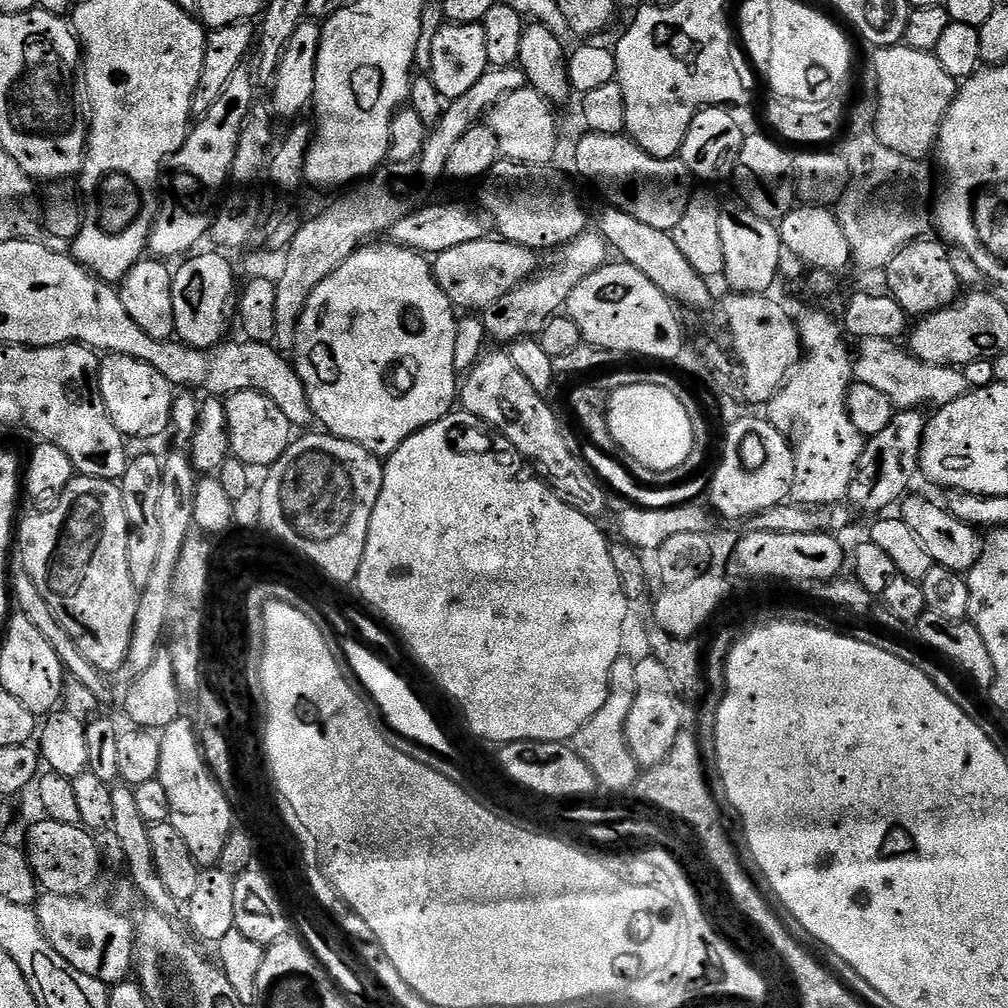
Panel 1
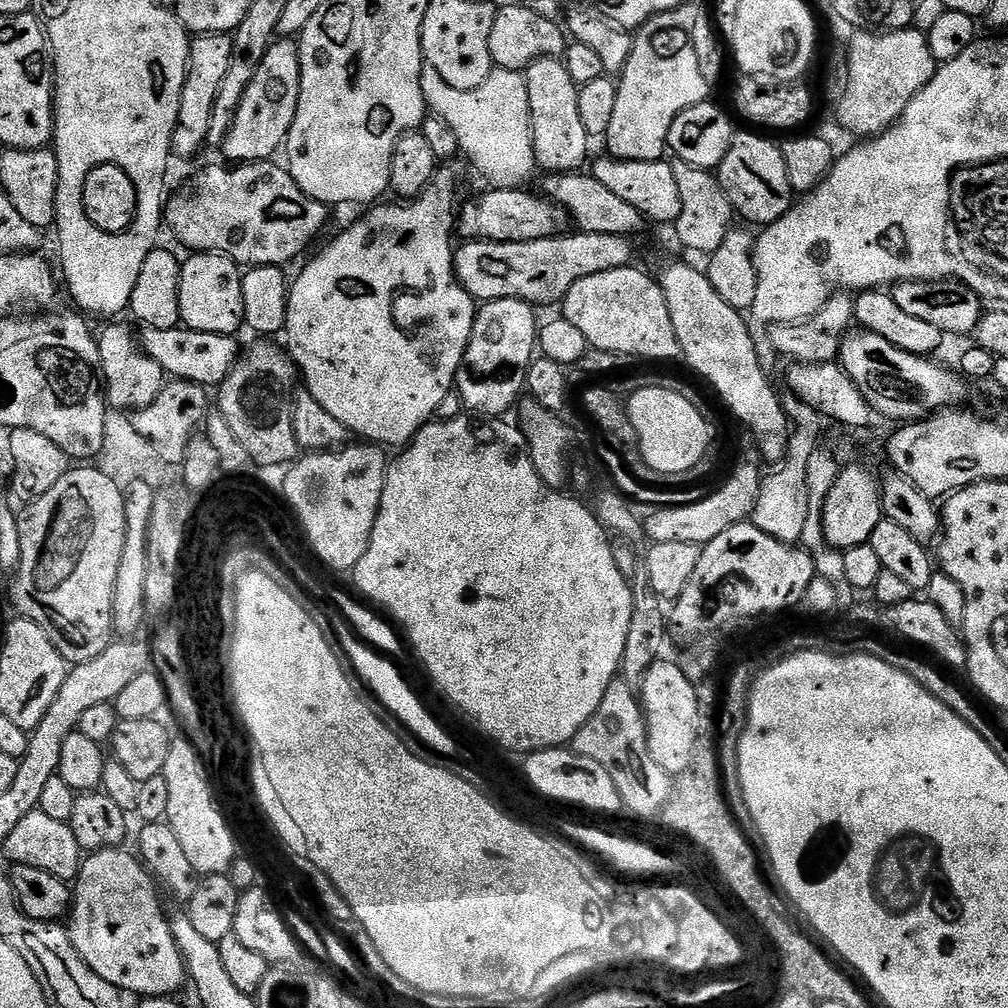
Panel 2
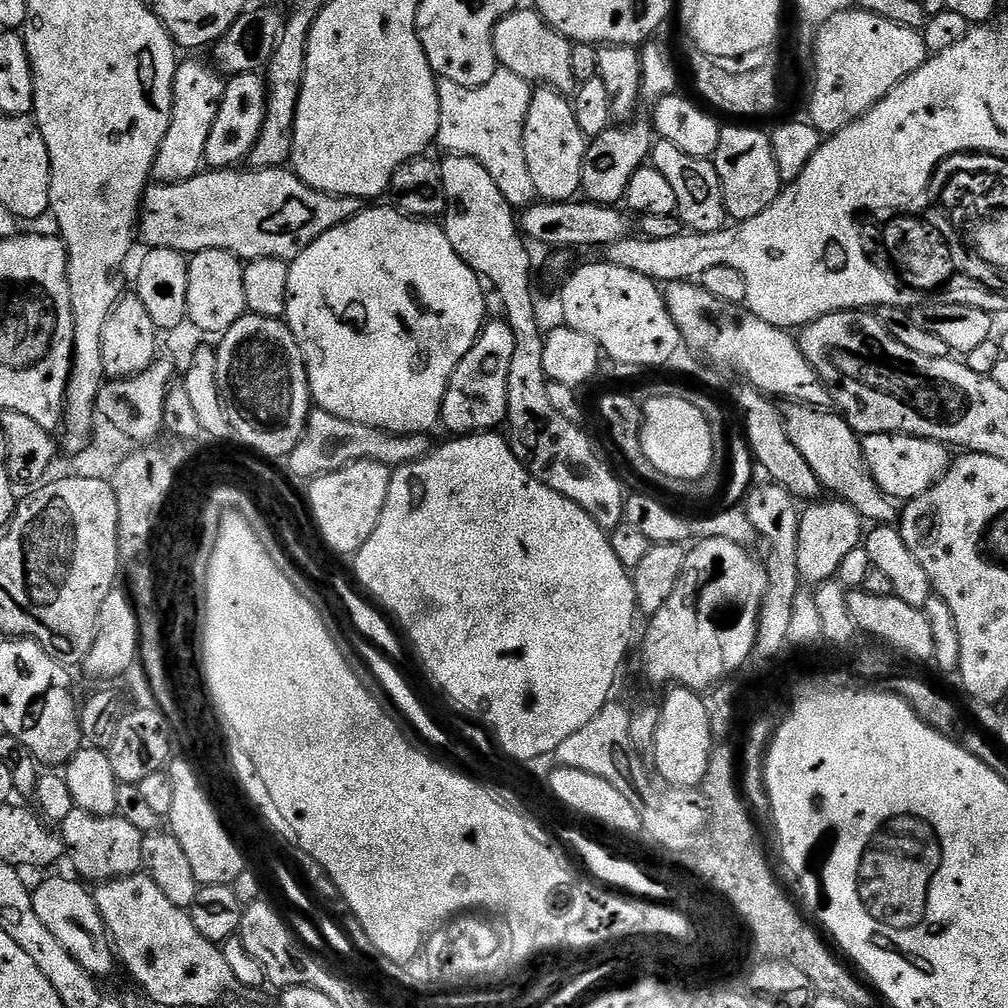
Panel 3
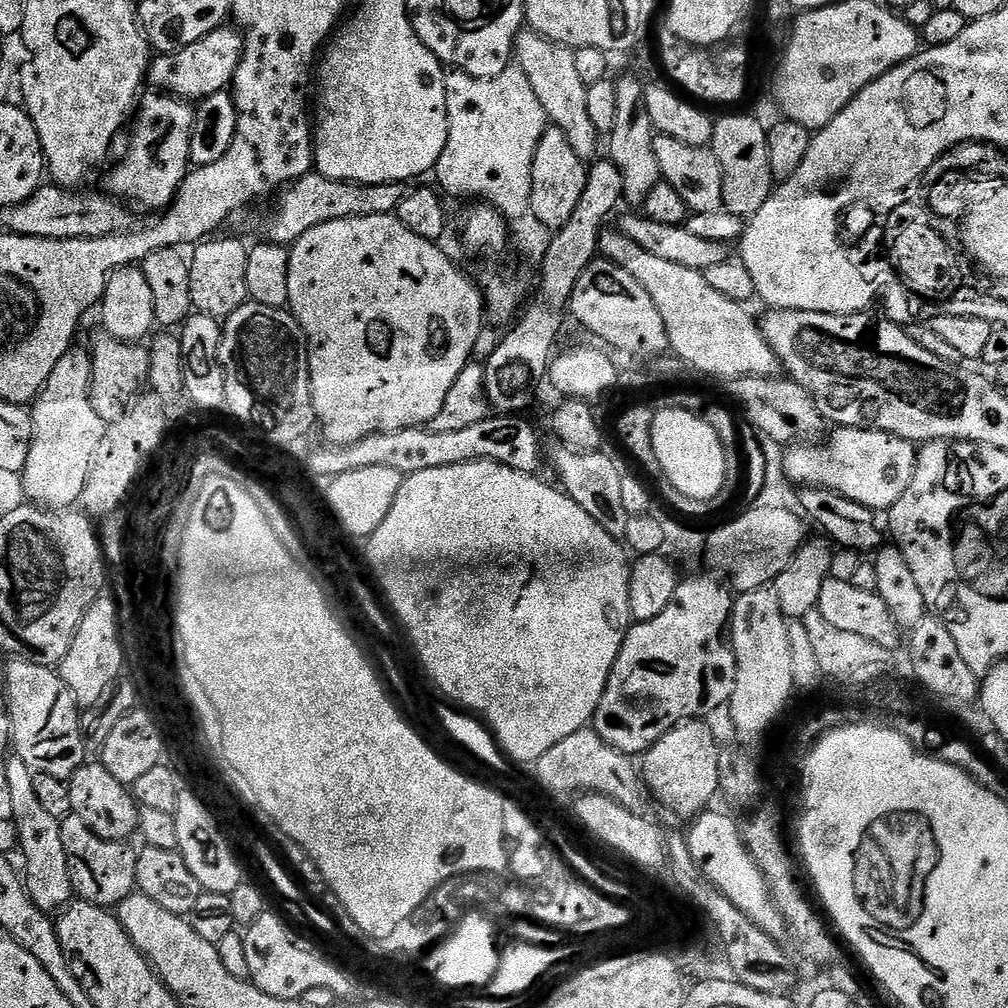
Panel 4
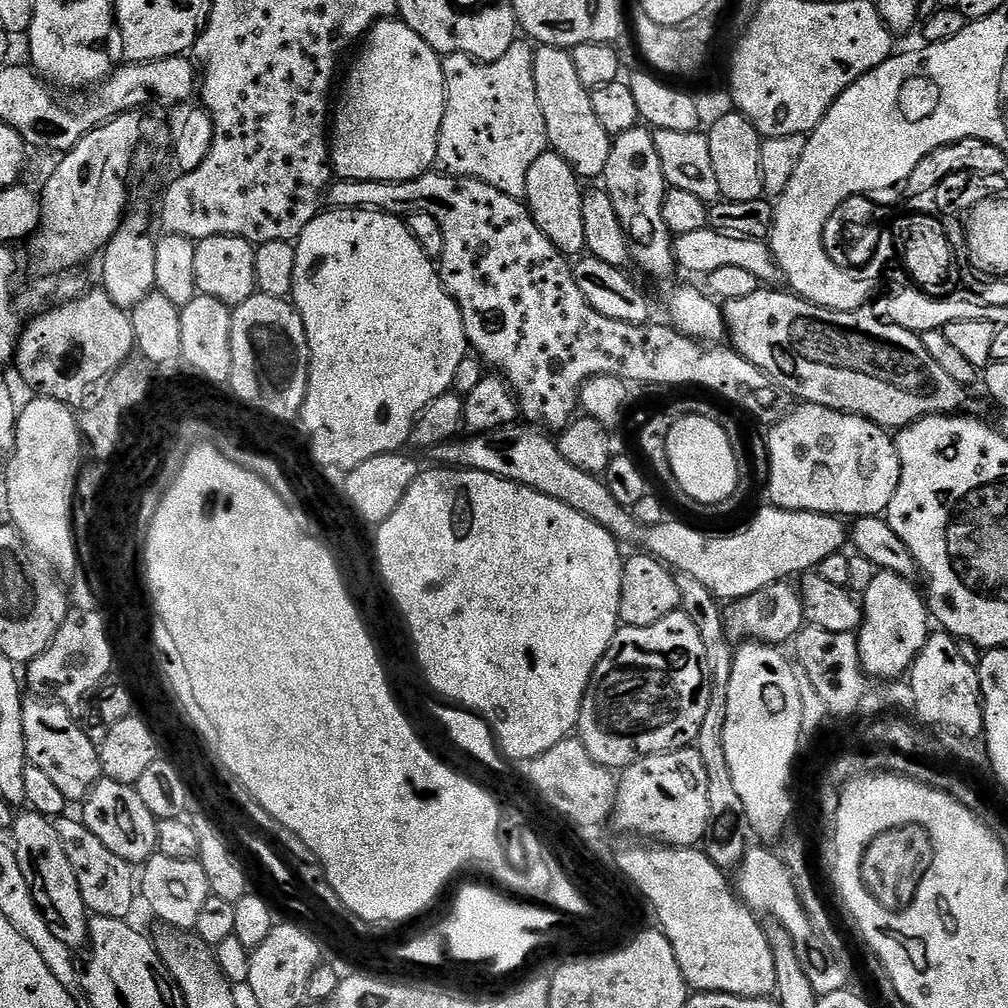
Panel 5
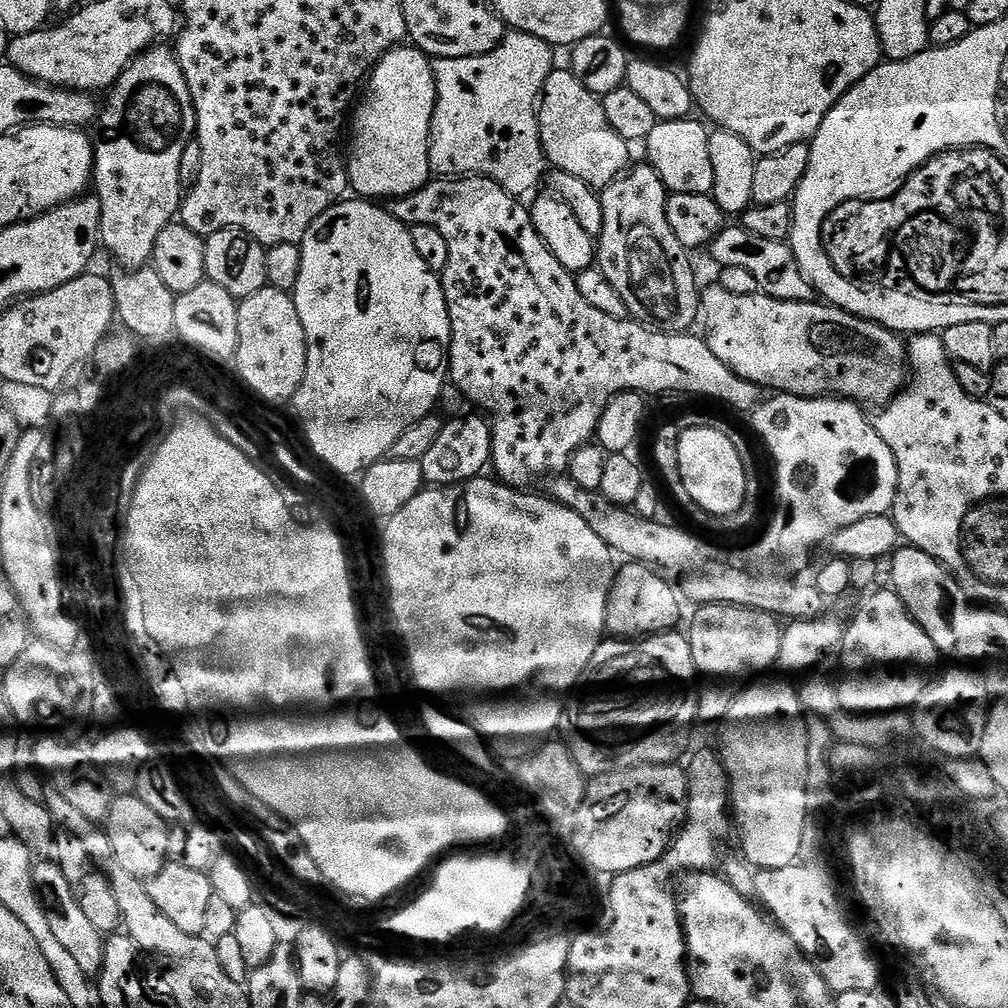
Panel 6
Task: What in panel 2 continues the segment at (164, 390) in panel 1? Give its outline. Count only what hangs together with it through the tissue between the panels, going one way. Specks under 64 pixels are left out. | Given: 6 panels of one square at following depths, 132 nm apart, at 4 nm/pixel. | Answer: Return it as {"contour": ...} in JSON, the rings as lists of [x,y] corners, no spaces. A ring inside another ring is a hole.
{"contour":[[[112,322],[104,333],[99,333],[98,343],[100,345],[100,375],[102,387],[106,393],[106,400],[113,409],[122,413],[131,413],[150,406],[154,398],[164,389],[166,374],[154,358],[150,358],[144,351],[141,341],[124,324]]]}

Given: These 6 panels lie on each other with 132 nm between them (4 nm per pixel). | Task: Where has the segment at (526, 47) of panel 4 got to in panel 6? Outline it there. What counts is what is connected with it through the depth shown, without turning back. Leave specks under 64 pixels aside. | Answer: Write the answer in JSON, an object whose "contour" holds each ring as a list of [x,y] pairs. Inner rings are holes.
{"contour":[[[553,70],[548,75],[538,101],[538,115],[544,158],[555,171],[574,174],[574,178],[582,178],[582,182],[597,190],[607,188],[629,171],[628,141],[608,127],[601,97],[586,90],[572,71]]]}

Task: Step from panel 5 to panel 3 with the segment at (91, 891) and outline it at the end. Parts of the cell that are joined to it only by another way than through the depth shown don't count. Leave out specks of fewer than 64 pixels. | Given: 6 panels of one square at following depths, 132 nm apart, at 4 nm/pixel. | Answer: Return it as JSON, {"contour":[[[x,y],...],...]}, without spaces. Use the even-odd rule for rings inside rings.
{"contour":[[[76,807],[59,825],[58,831],[63,839],[67,859],[72,859],[72,868],[81,881],[117,880],[123,876],[139,873],[142,868],[142,833],[131,822],[120,815],[99,816]]]}

